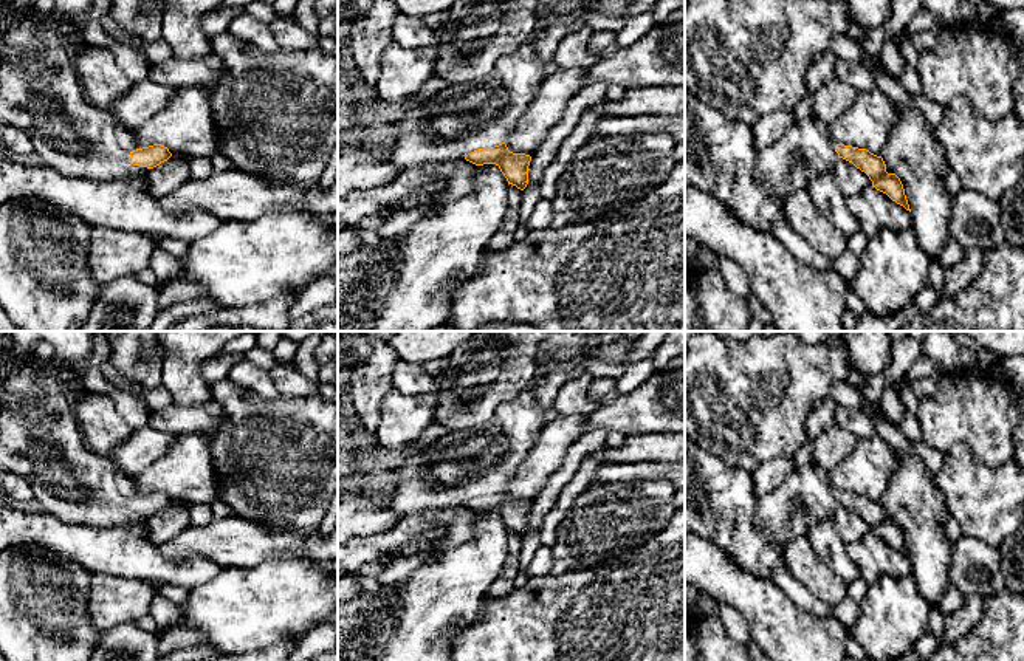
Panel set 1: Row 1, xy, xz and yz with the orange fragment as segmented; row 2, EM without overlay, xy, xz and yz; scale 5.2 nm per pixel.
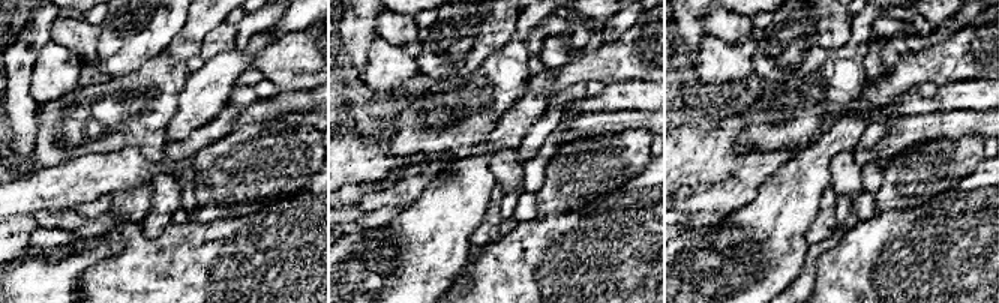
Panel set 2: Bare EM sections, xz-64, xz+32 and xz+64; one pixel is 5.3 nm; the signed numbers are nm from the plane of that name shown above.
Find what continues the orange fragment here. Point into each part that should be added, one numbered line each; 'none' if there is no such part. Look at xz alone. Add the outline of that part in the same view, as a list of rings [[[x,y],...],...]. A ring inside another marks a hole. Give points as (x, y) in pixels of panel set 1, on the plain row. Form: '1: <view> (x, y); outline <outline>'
1: xz (462, 465); outline [[[528,389],[514,401],[502,406],[486,424],[451,430],[434,444],[406,458],[393,469],[393,486],[387,491],[393,511],[407,515],[428,509],[457,508],[477,495],[505,489],[538,443],[539,432],[545,426],[544,409]]]

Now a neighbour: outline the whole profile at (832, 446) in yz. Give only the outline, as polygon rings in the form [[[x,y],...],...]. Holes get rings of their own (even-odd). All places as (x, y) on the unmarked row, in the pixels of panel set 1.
[[[841,427],[826,430],[813,441],[810,463],[829,472],[854,450],[858,441],[858,437]]]

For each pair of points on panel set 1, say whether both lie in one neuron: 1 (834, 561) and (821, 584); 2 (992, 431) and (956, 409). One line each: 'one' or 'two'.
1: two
2: one

